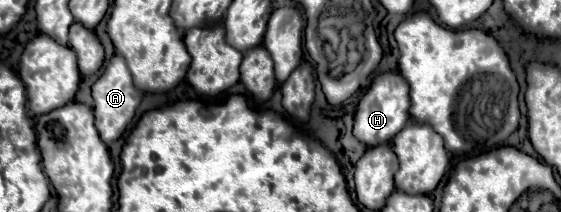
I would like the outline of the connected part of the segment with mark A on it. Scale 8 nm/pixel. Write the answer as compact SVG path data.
M114 54L110 60L104 62L100 78L92 84L92 98L94 98L96 130L100 132L100 138L110 146L128 128L128 124L132 122L132 118L136 114L140 98L142 98L142 92L136 90L136 86L132 82L132 76L128 72L126 60L120 54Z

